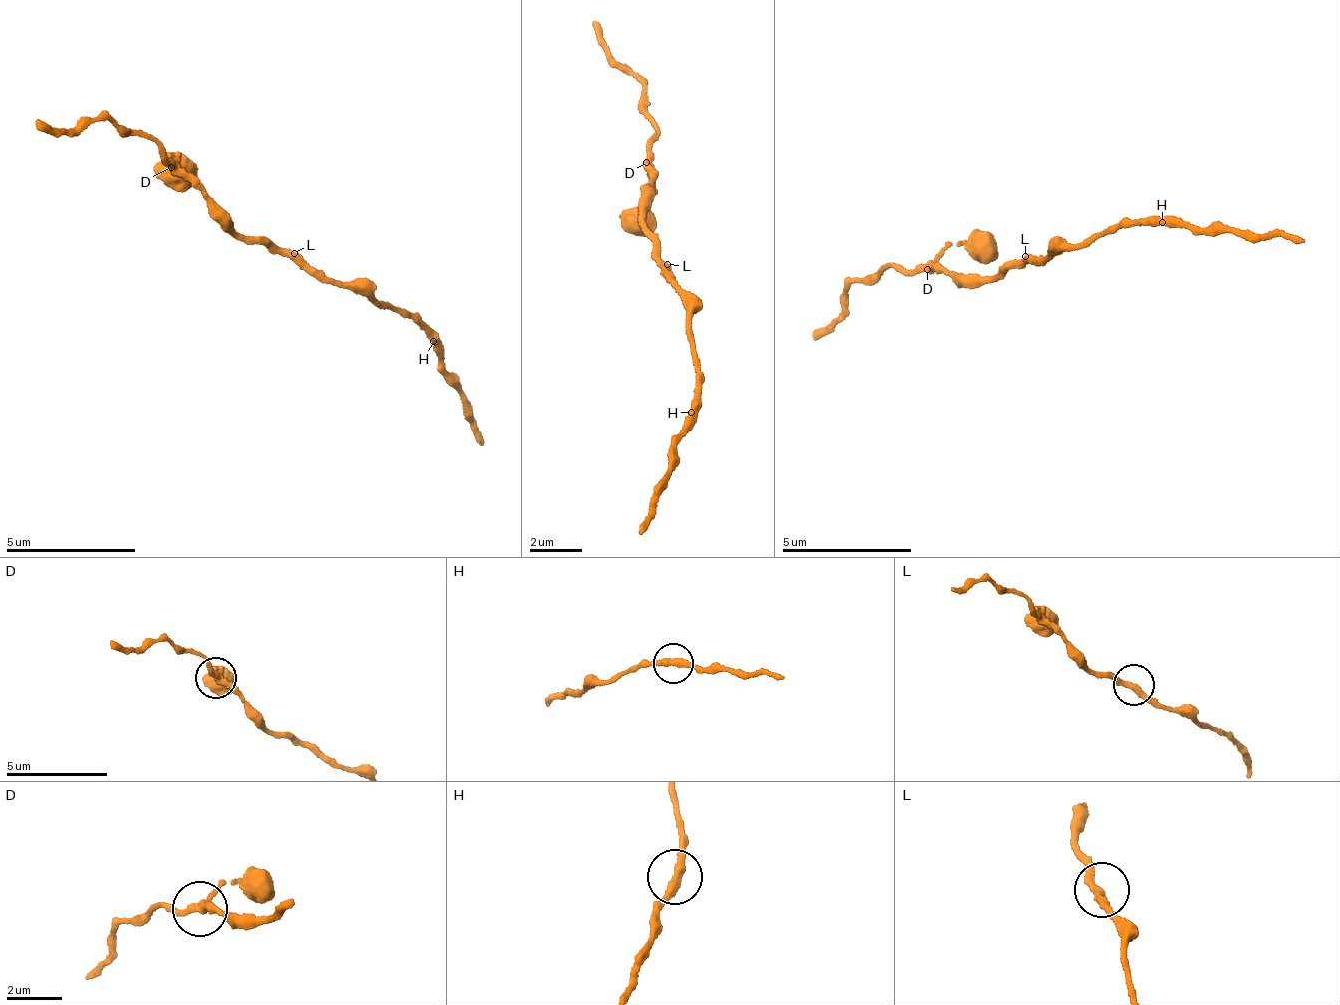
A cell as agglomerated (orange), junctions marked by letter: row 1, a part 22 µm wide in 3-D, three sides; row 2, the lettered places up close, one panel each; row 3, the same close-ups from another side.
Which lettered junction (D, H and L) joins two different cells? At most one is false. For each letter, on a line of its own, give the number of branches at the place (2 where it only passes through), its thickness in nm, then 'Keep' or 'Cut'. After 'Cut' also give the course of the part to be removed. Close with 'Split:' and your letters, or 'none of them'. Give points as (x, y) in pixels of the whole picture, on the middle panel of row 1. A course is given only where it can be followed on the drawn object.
D: Branches: 3. Thickness 200 nm. Keep
H: Branches: 2. Thickness 300 nm. Keep
L: Branches: 2. Thickness 260 nm. Keep
Split: none of them

